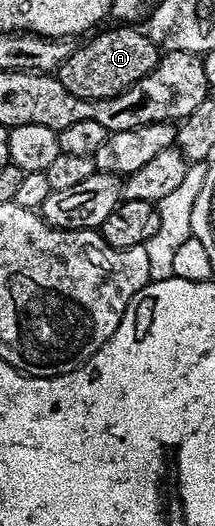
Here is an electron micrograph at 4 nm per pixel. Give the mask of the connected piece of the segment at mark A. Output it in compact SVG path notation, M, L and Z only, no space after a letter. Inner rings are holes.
M122 23L114 28L118 29L103 28L98 31L103 31L103 33L95 32L93 36L86 39L91 39L91 41L84 42L79 49L78 46L71 48L68 59L64 59L62 66L57 69L56 75L60 79L60 83L64 83L64 87L68 87L68 91L72 91L72 95L80 95L80 99L92 99L93 101L115 97L123 93L128 87L132 87L132 83L144 79L144 75L148 75L148 71L152 71L156 67L160 50L152 43L148 34L130 23Z

